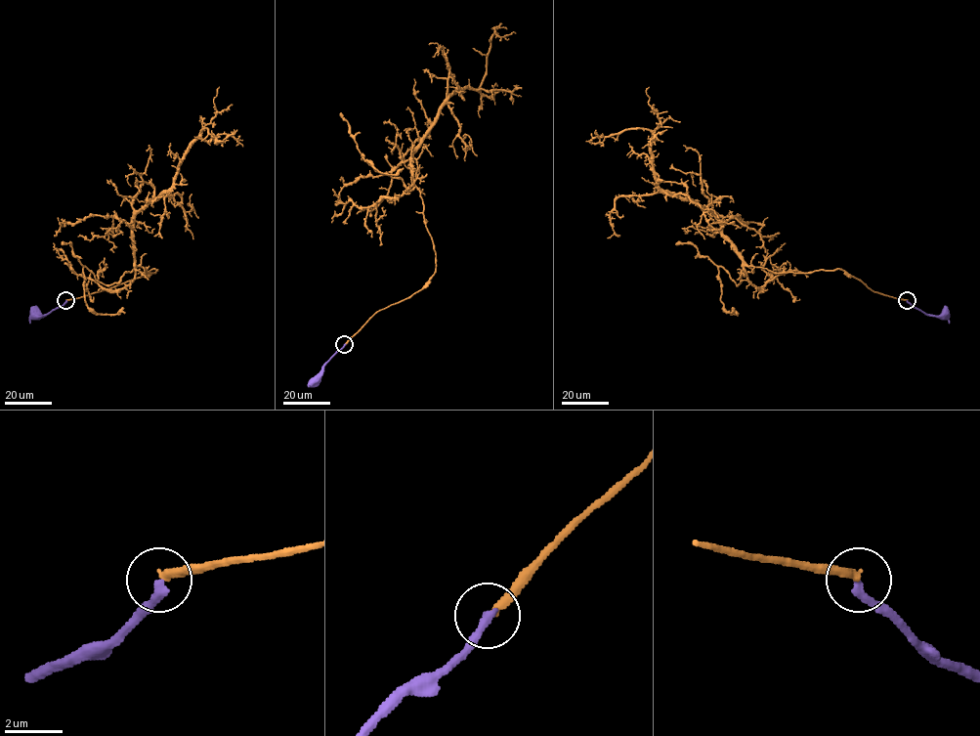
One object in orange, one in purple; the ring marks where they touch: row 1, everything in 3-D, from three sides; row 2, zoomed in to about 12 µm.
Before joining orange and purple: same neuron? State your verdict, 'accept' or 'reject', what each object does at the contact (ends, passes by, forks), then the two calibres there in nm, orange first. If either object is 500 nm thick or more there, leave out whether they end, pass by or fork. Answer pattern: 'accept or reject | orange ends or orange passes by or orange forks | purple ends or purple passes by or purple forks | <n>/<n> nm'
reject | orange ends | purple ends | 280/320 nm

